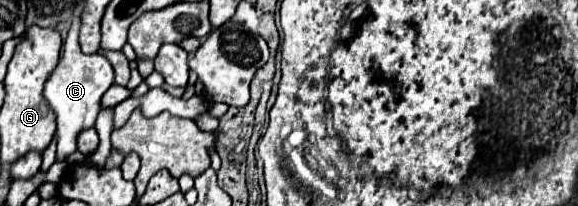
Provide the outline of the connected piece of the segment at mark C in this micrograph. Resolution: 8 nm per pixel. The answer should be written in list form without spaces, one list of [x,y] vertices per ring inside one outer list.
[[[74,18],[72,28],[64,40],[64,52],[60,56],[60,62],[54,68],[54,72],[48,76],[46,88],[44,88],[44,96],[50,102],[52,110],[56,112],[56,120],[58,120],[56,160],[66,160],[68,154],[76,152],[78,132],[94,126],[94,120],[100,112],[100,98],[114,82],[114,72],[106,56],[102,56],[100,52],[90,54],[90,56],[82,54],[80,44],[78,44],[78,28],[80,28],[80,18]]]

